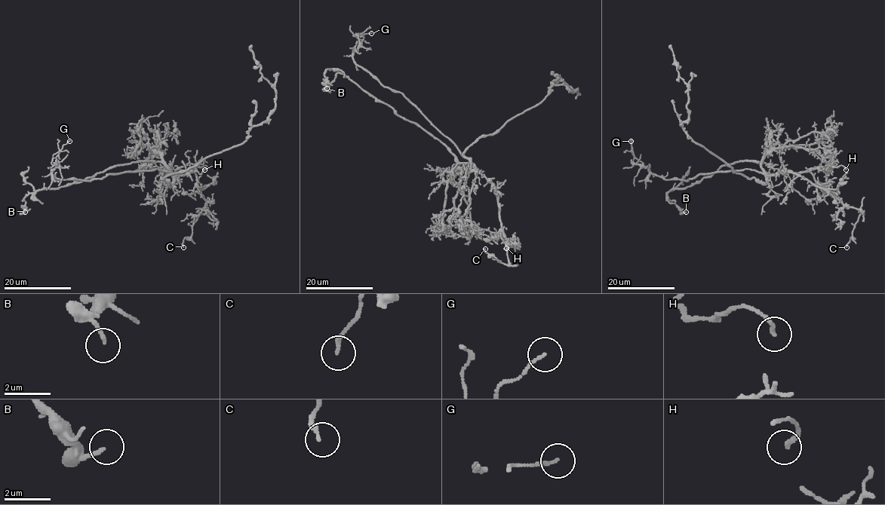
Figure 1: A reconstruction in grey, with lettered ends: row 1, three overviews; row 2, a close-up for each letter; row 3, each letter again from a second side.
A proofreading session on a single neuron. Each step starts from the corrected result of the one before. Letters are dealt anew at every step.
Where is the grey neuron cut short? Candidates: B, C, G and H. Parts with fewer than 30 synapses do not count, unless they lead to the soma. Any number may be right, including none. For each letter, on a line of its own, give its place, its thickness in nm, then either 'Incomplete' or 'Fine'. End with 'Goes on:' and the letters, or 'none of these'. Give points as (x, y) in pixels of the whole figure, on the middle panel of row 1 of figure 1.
B: Place: (327, 88). Thickness 140 nm. Fine
C: Place: (485, 249). Thickness 170 nm. Fine
G: Place: (371, 33). Thickness 110 nm. Fine
H: Place: (506, 248). Thickness 170 nm. Fine
Goes on: none of these

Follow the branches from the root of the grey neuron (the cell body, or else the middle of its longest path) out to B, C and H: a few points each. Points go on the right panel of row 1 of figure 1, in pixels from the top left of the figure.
B: (755, 179), (767, 182), (761, 163), (739, 160), (666, 194), (686, 212)
C: (755, 179), (767, 182), (769, 175), (791, 172), (825, 188), (843, 203), (860, 209), (862, 213), (846, 247)
H: (755, 179), (767, 182), (770, 175), (784, 170), (825, 169), (830, 163), (846, 169)

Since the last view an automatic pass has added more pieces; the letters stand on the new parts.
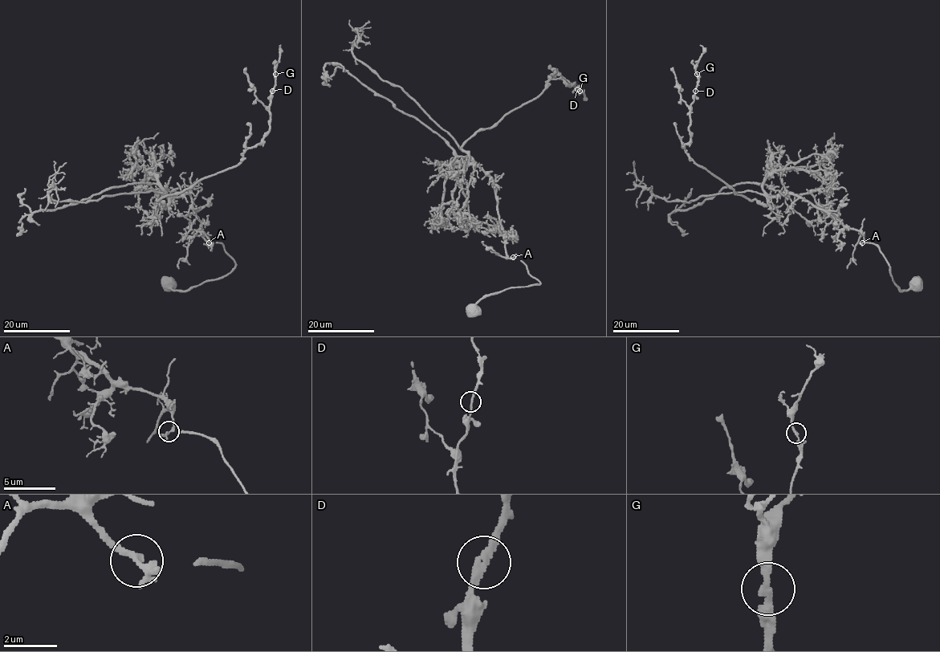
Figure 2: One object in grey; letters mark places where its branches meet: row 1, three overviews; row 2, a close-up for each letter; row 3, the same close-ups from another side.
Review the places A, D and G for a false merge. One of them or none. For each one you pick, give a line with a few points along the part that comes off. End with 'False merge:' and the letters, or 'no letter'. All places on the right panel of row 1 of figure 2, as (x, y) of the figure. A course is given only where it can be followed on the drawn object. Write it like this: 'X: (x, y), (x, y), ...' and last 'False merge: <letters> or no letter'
False merge: no letter

